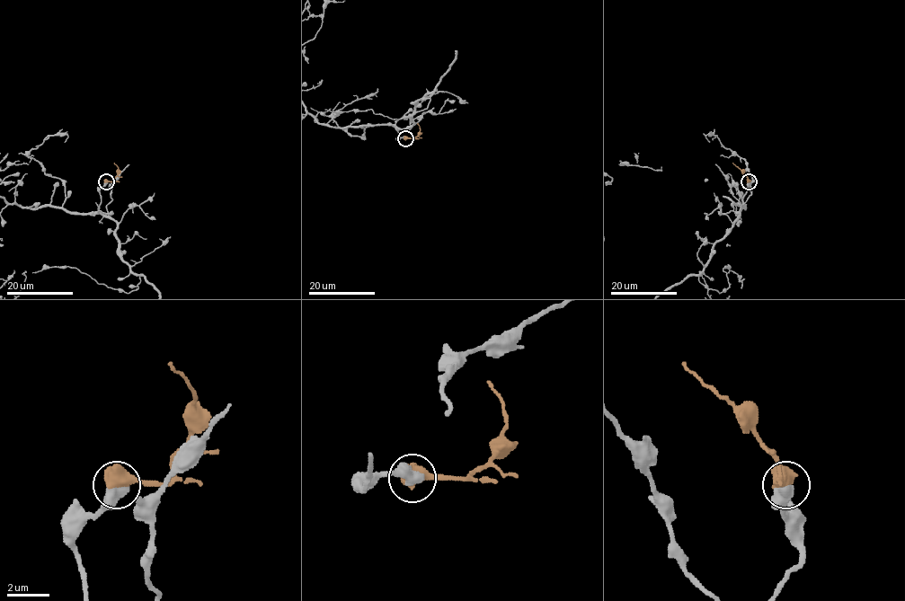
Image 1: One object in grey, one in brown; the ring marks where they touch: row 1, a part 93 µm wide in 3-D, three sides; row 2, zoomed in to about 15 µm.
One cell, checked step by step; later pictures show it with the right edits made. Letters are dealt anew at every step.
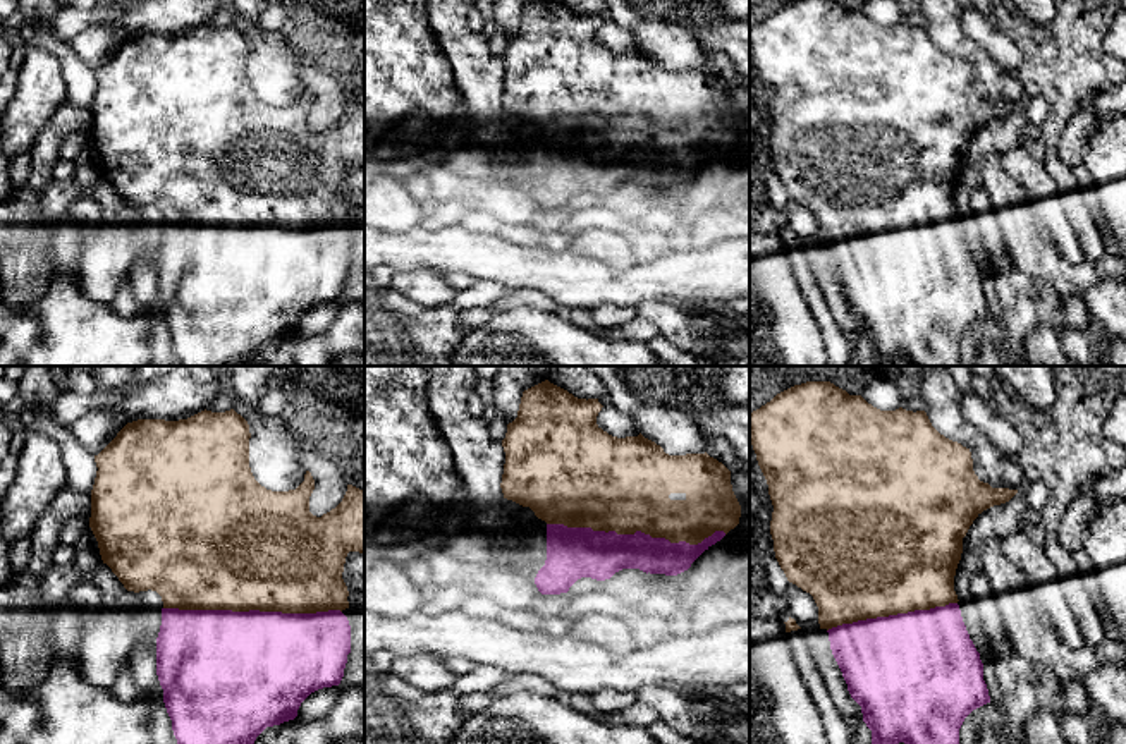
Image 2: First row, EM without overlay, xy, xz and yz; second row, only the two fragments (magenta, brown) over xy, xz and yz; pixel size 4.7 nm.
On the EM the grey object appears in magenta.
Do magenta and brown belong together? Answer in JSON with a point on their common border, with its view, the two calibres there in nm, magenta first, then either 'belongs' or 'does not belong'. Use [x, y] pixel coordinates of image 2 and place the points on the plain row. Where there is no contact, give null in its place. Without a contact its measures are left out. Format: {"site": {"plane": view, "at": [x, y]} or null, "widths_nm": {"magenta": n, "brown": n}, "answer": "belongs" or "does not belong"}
{"site": {"plane": "xz", "at": [636, 146]}, "widths_nm": {"magenta": 220, "brown": 440}, "answer": "belongs"}

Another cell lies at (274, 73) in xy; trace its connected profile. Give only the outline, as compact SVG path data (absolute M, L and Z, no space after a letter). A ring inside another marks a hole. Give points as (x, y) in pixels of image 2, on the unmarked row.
M261 34L249 40L249 82L254 95L272 107L296 105L306 89L297 55L285 43L268 43Z

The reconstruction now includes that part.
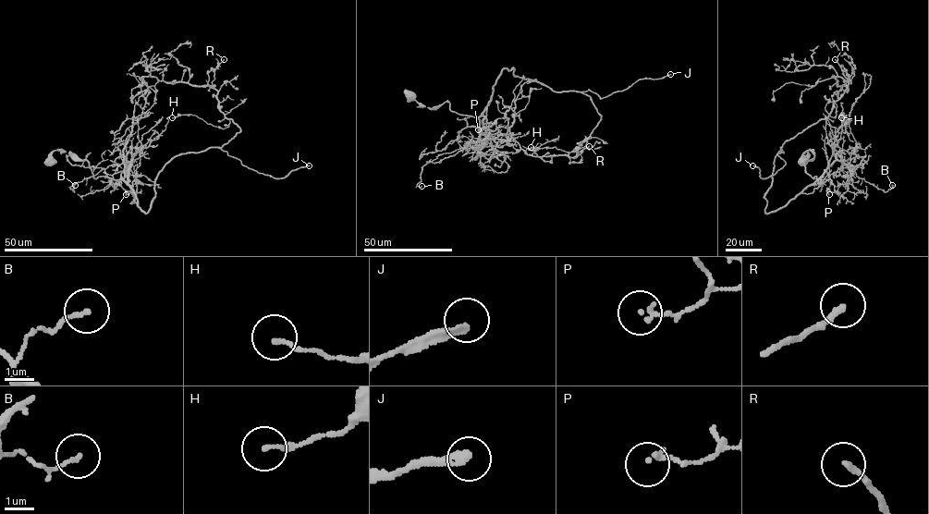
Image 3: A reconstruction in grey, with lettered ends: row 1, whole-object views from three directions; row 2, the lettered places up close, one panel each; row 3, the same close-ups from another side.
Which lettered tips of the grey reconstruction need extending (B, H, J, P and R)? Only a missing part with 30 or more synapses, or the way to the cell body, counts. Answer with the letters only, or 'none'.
J

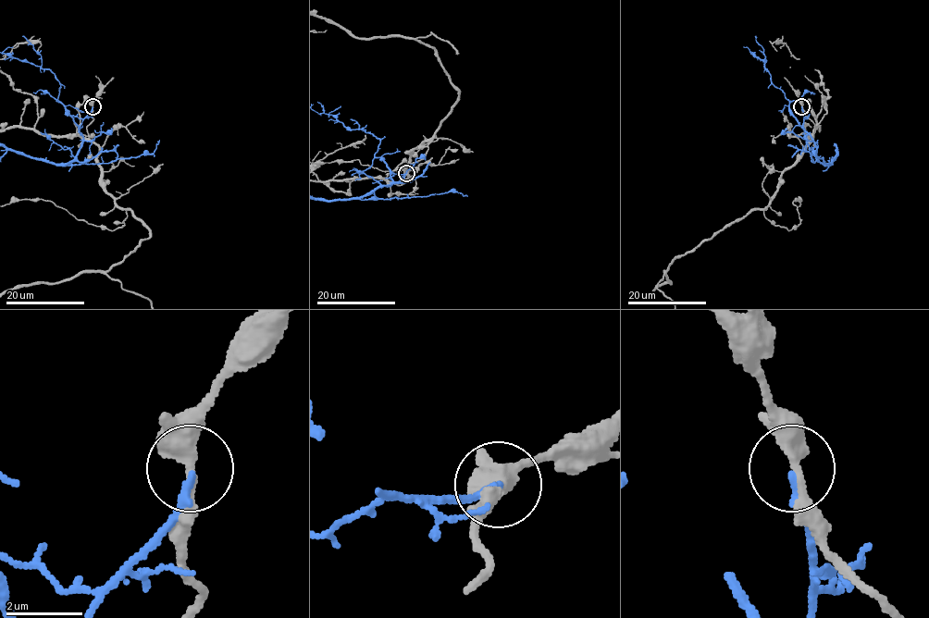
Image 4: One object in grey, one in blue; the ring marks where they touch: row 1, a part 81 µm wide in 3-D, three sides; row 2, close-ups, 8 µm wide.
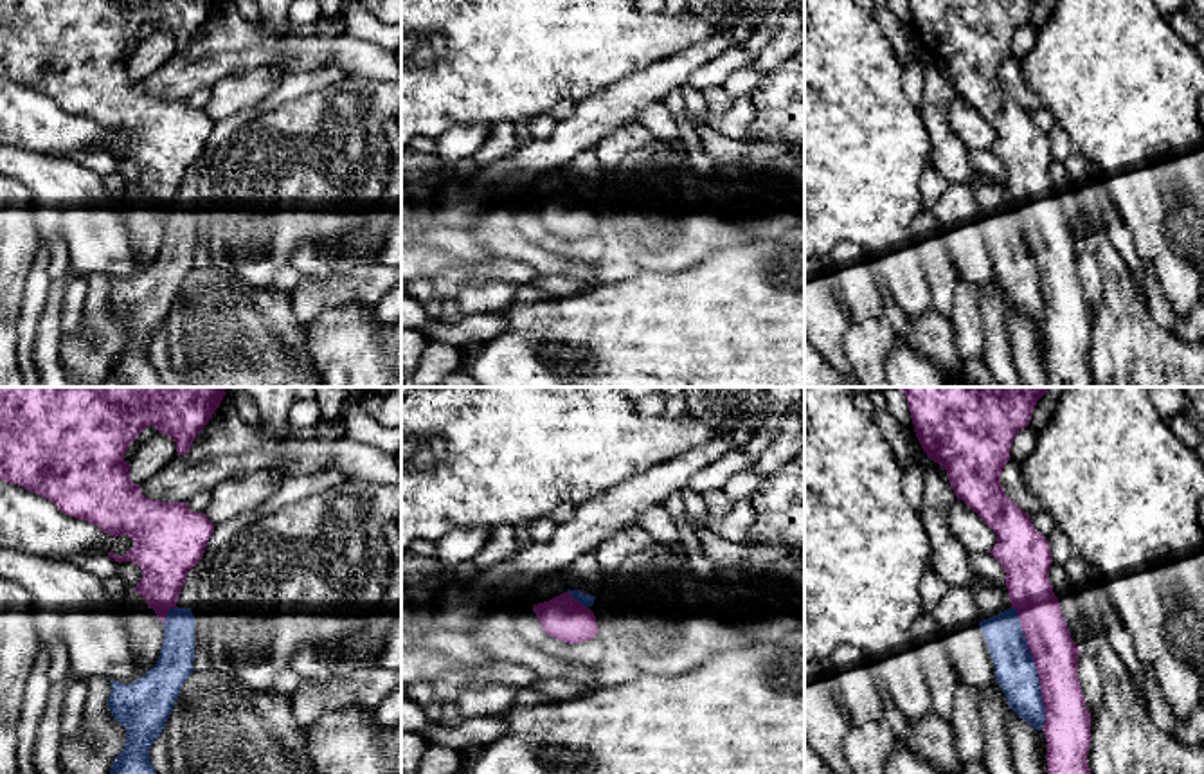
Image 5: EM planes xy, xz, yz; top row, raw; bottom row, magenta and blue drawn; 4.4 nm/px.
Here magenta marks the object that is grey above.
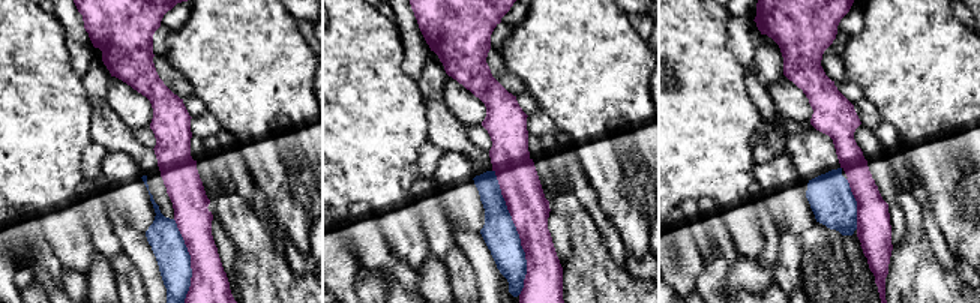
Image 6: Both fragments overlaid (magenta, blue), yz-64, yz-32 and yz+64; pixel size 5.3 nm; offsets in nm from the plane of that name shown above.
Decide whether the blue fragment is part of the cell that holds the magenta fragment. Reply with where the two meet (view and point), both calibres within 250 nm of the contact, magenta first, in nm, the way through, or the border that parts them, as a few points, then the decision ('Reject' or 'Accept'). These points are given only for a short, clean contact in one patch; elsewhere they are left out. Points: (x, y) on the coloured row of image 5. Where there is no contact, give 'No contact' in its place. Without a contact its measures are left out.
Touches magenta at yz (1035, 666). Thickness 200 nm (magenta) against 190 nm. Reject

